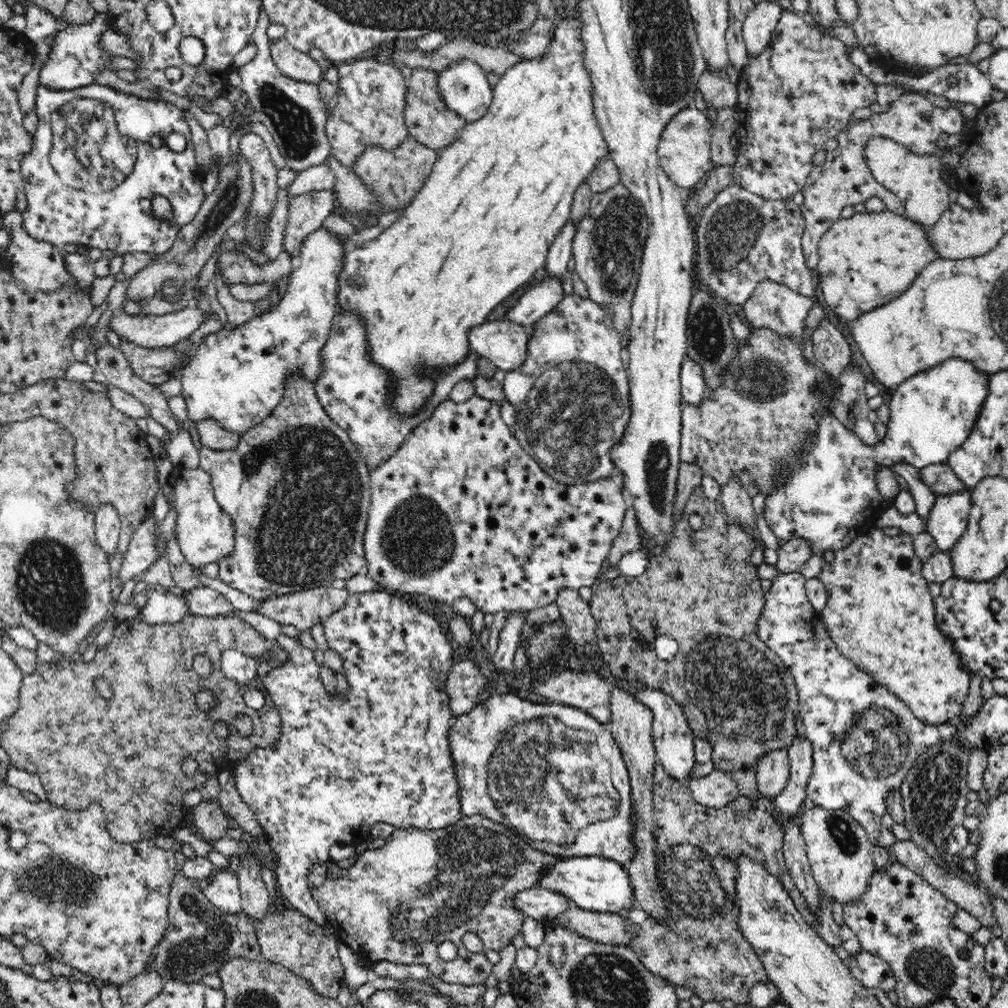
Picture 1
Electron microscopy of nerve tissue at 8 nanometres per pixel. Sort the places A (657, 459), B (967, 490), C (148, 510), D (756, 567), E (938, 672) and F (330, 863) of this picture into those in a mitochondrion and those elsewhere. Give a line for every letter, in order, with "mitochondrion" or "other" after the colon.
A: mitochondrion
B: other
C: other
D: other
E: other
F: other

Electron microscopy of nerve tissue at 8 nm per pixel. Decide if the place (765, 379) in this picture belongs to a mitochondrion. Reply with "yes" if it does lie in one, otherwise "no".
yes

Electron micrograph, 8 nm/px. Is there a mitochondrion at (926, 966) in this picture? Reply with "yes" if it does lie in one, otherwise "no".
yes

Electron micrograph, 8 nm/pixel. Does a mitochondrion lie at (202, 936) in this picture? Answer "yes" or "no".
yes

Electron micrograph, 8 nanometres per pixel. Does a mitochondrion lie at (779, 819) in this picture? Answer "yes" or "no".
no

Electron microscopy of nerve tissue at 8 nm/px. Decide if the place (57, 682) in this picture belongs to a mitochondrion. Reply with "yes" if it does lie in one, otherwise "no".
no

